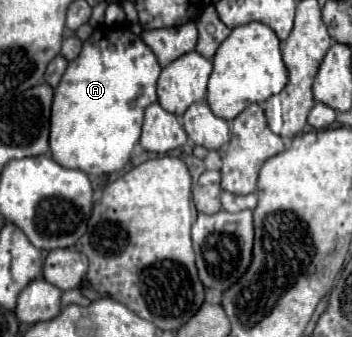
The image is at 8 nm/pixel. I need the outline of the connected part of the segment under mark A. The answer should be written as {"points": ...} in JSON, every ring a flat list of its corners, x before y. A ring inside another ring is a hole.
{"points":[[99,26,93,36,83,44,81,54,69,62,53,98,51,110,51,156,63,168,75,168,85,174,101,176,119,172,131,158,133,146,141,136,143,112,149,104,157,102,155,84,159,78,161,66,155,60,155,54,135,36,127,26]]}

